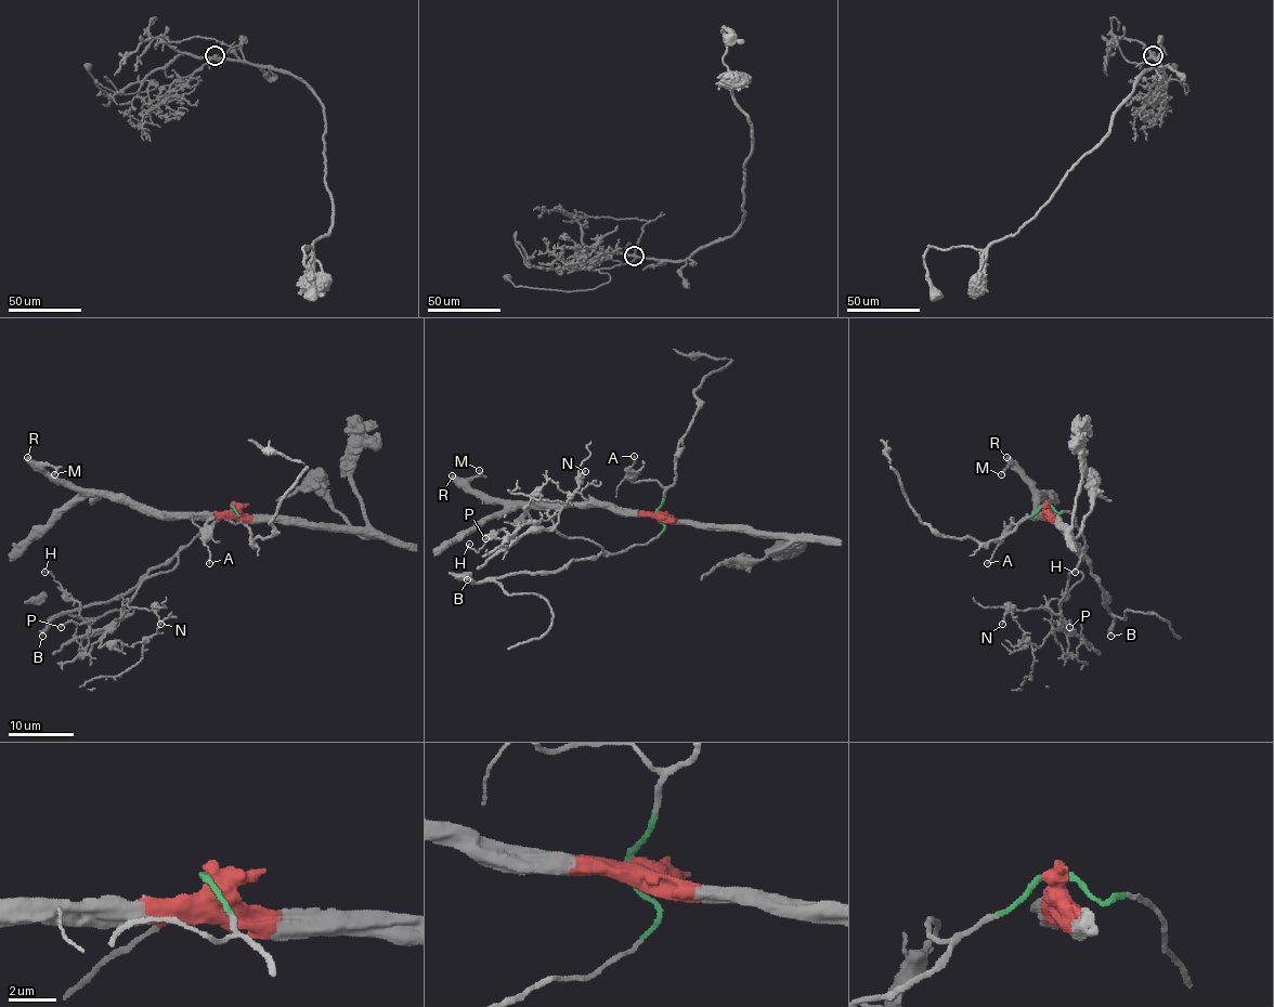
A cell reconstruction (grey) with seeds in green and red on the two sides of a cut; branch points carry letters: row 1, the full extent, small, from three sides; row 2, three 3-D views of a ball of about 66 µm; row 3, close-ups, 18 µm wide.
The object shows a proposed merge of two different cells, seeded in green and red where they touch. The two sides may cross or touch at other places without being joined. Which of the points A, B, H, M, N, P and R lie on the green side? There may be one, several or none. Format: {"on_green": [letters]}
{"on_green": ["A", "B", "H", "N", "P"]}

